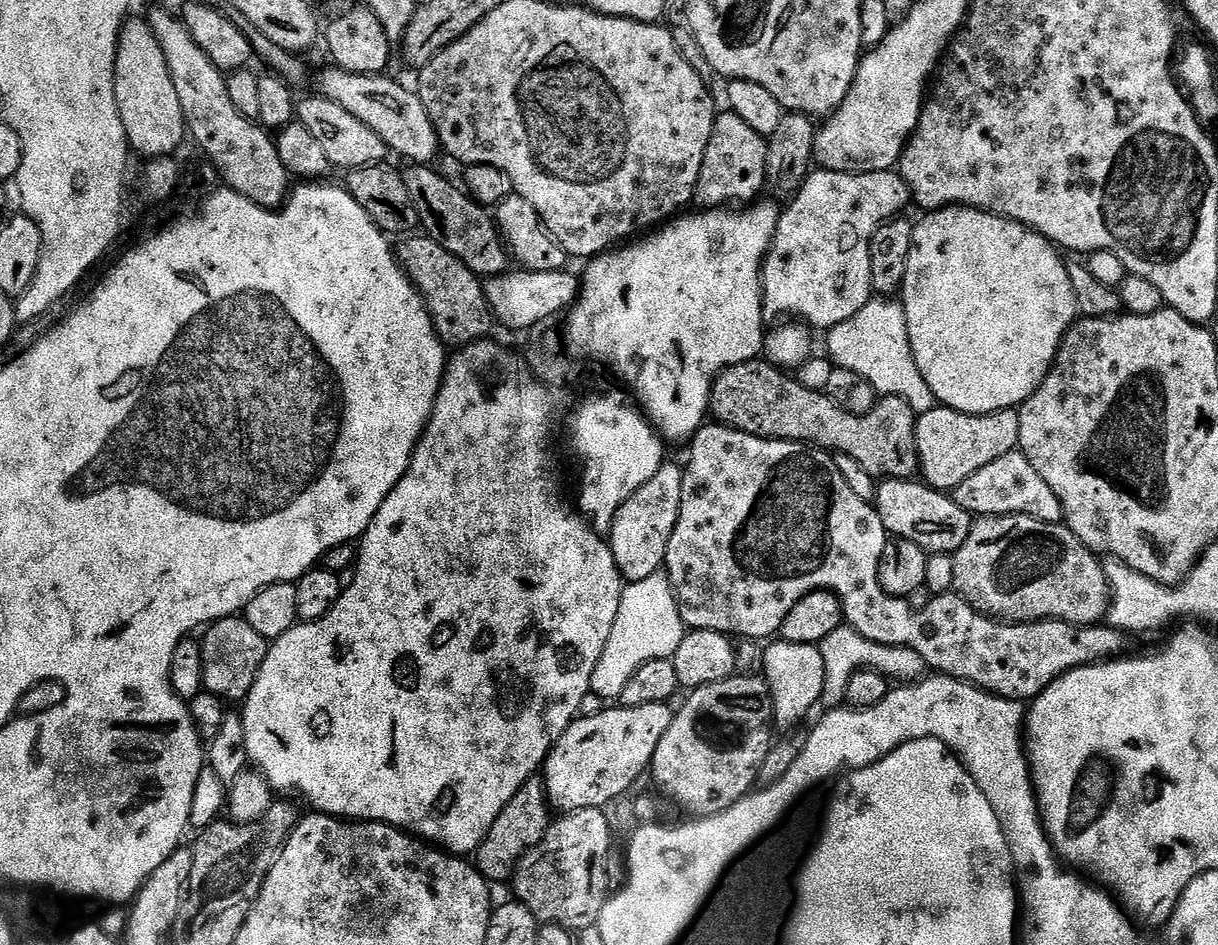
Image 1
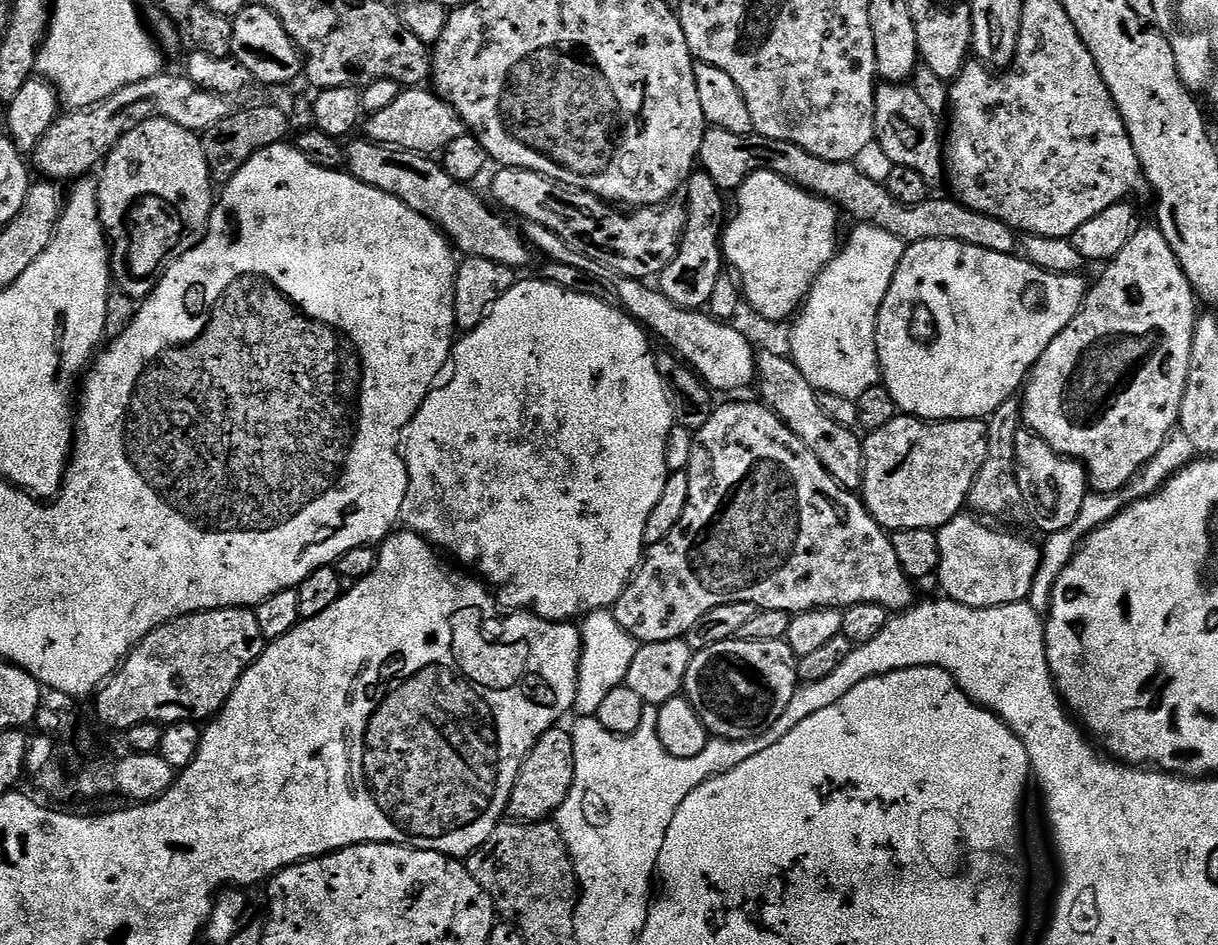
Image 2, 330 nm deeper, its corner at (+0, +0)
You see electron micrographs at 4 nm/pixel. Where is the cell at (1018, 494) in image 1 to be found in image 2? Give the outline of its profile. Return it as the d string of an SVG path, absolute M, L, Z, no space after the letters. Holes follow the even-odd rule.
M1021 430L1018 438L1014 438L1014 454L1016 455L1016 481L1022 490L1023 507L1028 508L1032 520L1047 534L1066 530L1074 518L1078 518L1078 510L1082 510L1082 502L1090 491L1088 471L1079 460L1070 460L1060 456L1038 434Z

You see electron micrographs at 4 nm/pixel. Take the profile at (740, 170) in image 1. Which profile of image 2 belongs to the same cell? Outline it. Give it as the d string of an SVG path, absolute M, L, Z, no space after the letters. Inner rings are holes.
M703 170L693 171L688 178L686 193L688 192L688 204L686 211L688 214L688 225L684 227L684 236L680 239L680 249L670 262L666 271L661 272L658 277L658 287L660 291L670 298L679 308L703 309L710 302L710 294L714 294L714 286L718 286L718 278L722 269L725 267L724 250L722 247L722 237L724 235L724 225L726 223L726 212L724 216L724 199L725 193Z

